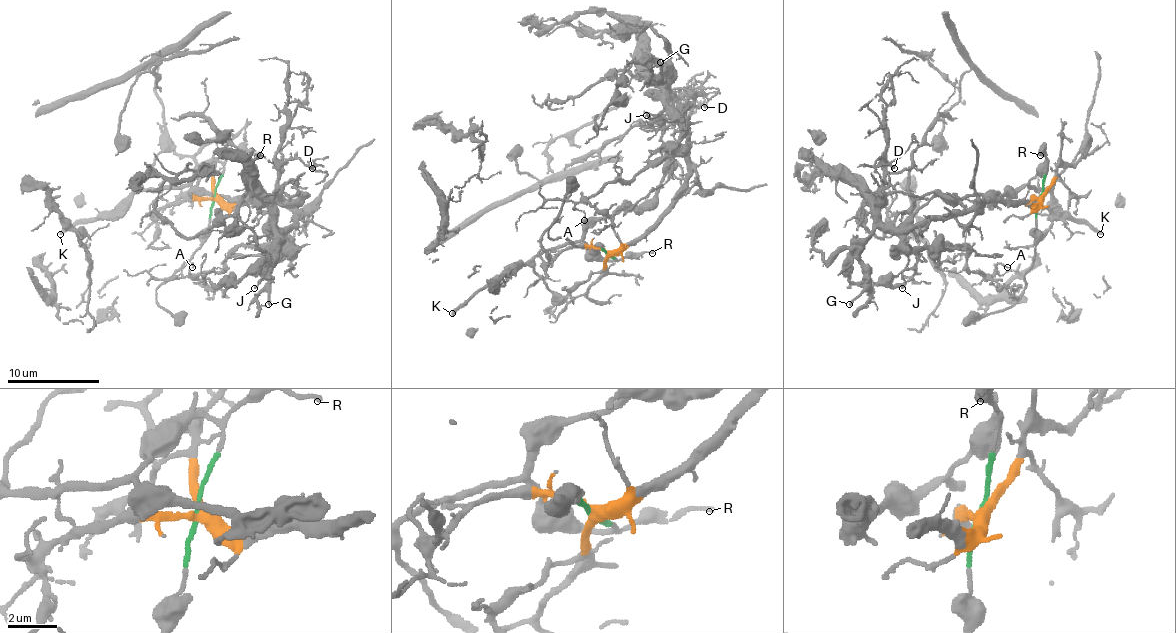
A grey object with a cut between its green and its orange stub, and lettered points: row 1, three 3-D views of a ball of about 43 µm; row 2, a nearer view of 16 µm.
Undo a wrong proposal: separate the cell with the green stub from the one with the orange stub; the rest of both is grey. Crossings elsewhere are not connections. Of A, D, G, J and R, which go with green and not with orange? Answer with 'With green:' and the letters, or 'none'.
With green: R

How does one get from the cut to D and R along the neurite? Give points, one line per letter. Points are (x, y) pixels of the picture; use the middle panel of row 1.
D: (606, 253), (634, 244), (687, 175), (687, 138), (666, 87), (671, 96), (699, 89), (703, 108)
R: (606, 253), (620, 260), (636, 253), (652, 253)

